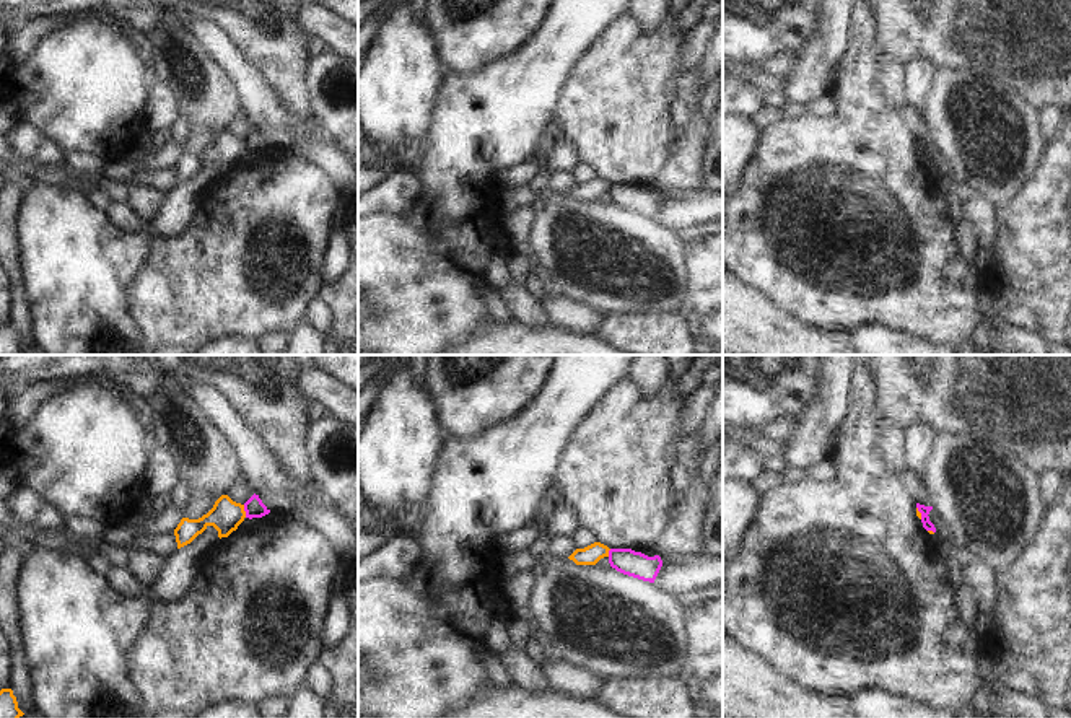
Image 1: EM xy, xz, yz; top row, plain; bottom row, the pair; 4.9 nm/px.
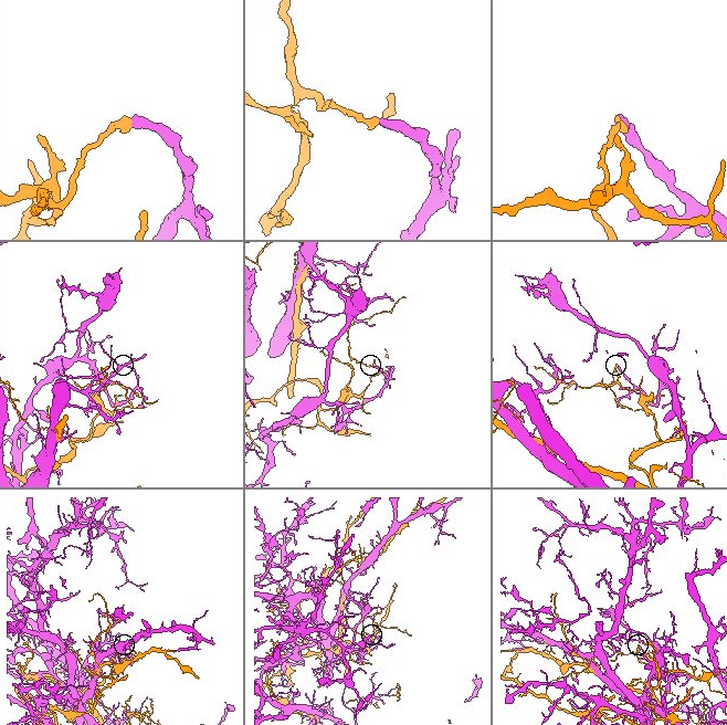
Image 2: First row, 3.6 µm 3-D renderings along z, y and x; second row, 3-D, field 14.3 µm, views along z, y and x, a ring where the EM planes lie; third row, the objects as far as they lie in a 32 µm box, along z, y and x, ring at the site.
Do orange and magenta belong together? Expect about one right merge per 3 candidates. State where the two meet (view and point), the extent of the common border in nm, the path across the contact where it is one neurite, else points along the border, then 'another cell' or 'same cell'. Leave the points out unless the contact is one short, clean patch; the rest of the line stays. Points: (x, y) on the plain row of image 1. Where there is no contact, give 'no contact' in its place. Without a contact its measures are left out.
xy (244, 147) | 70 nm | another cell

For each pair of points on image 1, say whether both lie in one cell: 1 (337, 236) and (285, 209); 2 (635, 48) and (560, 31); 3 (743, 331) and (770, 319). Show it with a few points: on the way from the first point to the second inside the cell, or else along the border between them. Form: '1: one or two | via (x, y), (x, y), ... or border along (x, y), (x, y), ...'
1: two | border along (332, 230), (319, 271)
2: two | border along (619, 17), (598, 36), (572, 69)
3: one | via (749, 331), (759, 331), (764, 326)

